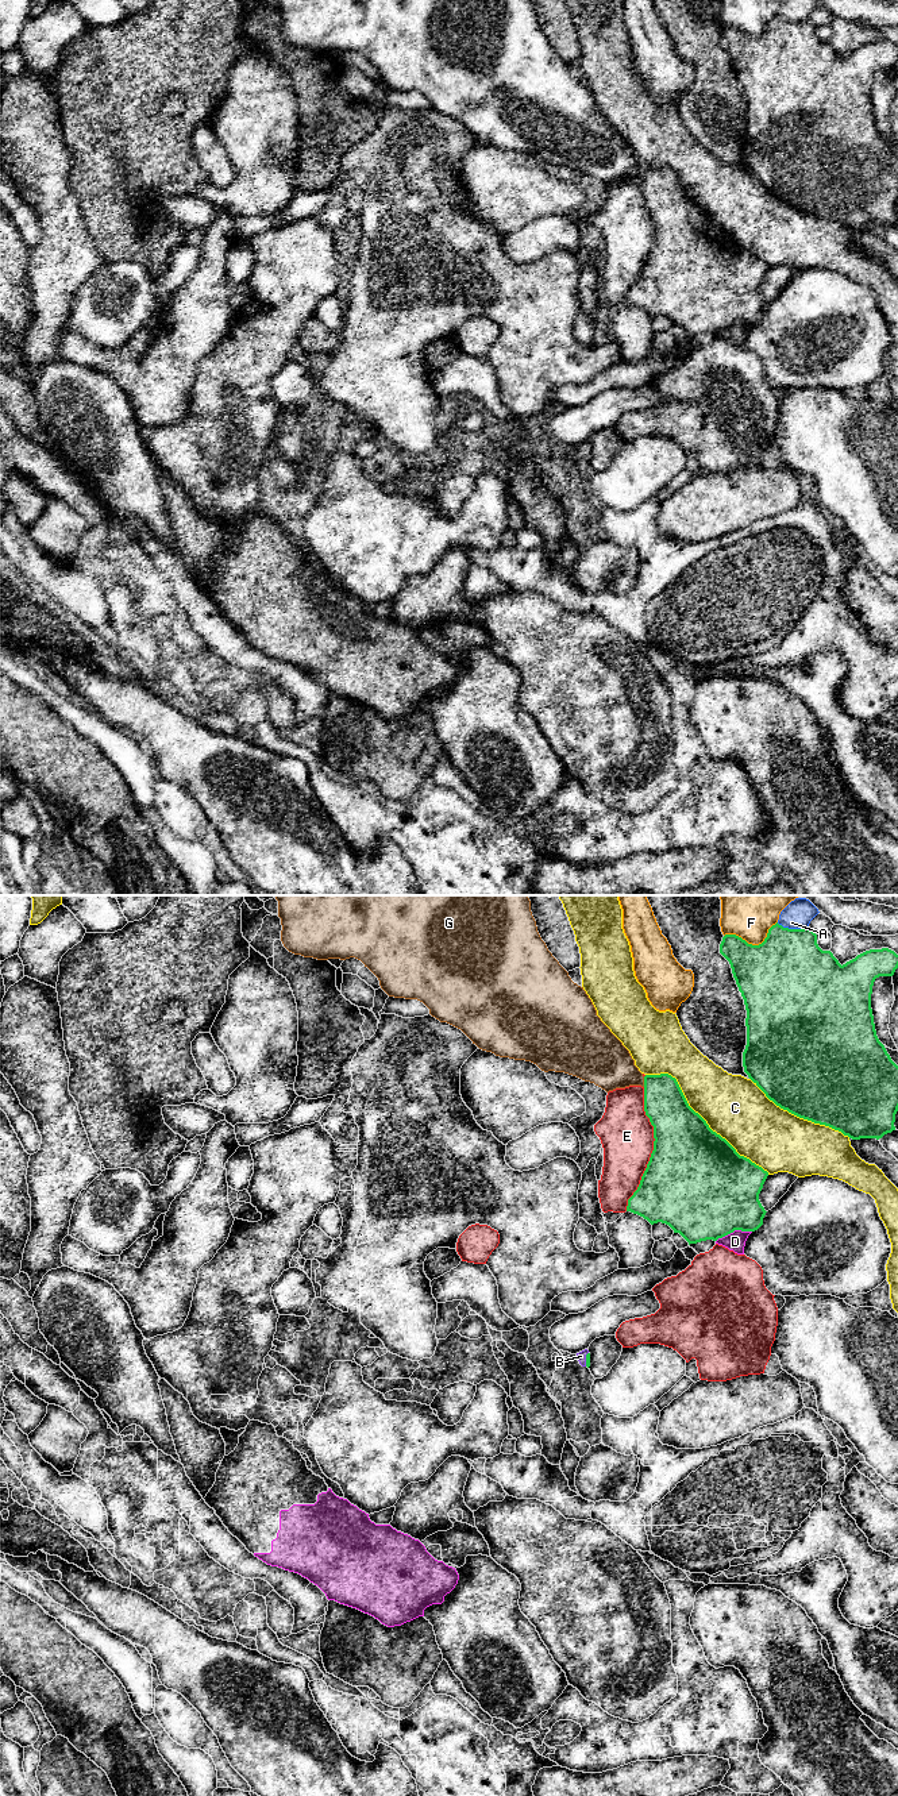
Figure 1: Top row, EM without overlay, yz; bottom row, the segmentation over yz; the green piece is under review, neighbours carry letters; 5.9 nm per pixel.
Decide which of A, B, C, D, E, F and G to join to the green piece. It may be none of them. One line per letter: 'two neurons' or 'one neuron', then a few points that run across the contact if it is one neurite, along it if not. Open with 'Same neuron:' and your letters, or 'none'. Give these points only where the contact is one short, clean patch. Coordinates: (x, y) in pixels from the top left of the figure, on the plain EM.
Same neuron: B
A: two neurons
B: one neuron; line yz (588, 448), (586, 451), (581, 448)
C: two neurons
D: two neurons
E: two neurons
F: two neurons
G: two neurons; line yz (643, 169), (644, 178)

